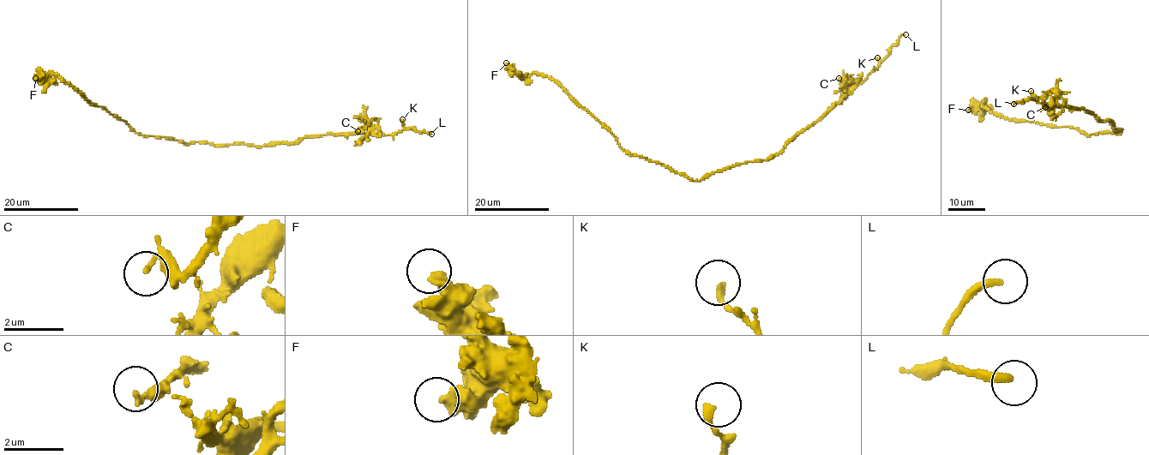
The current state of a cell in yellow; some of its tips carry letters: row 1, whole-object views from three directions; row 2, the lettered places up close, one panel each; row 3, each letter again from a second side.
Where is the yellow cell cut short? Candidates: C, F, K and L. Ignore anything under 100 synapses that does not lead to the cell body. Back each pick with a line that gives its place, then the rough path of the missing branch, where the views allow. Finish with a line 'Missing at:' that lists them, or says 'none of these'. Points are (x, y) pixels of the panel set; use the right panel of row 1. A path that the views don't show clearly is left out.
L: Place: (1013, 104). Course of what is missing: (1013, 104), (1024, 106), (1054, 104), (1064, 109), (1093, 107), (1098, 110)
Missing at: L

